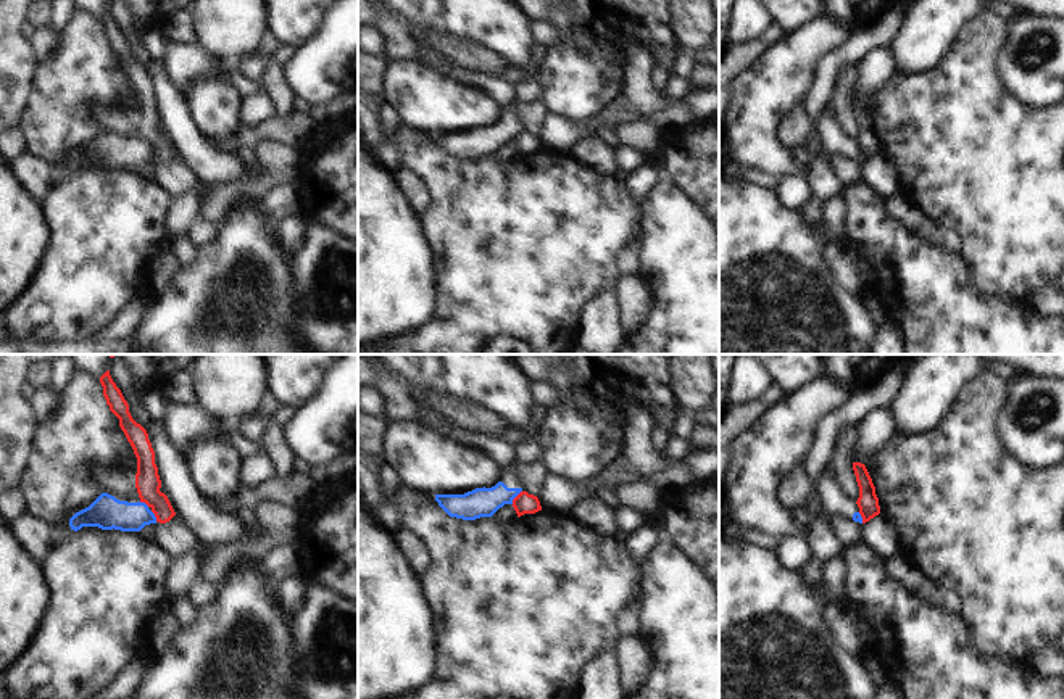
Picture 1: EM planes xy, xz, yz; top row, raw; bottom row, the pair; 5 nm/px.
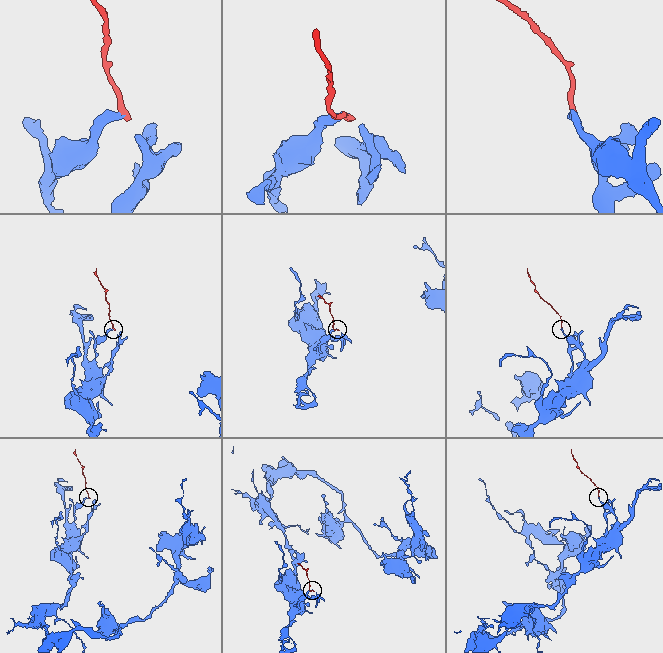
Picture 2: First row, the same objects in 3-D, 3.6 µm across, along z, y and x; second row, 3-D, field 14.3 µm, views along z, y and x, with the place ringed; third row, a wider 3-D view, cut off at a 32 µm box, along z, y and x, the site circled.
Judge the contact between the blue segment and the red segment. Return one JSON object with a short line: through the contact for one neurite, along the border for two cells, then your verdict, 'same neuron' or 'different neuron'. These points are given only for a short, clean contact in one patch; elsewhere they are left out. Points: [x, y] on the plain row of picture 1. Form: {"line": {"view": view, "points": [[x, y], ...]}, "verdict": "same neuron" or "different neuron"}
{"line": {"view": "xz", "points": [[521, 129], [511, 142]]}, "verdict": "different neuron"}

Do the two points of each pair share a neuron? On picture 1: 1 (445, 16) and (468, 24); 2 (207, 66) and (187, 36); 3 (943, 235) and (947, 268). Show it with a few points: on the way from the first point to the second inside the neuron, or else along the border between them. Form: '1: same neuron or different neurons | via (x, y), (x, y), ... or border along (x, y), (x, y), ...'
1: same neuron | via (450, 16), (463, 20)
2: different neurons | border along (195, 42), (166, 44)
3: different neurons | border along (911, 232), (934, 247), (960, 255)

